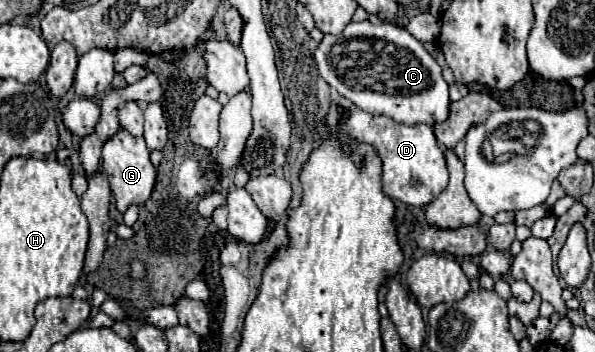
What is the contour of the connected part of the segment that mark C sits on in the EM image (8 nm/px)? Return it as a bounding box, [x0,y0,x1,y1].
[315,20,449,126]

